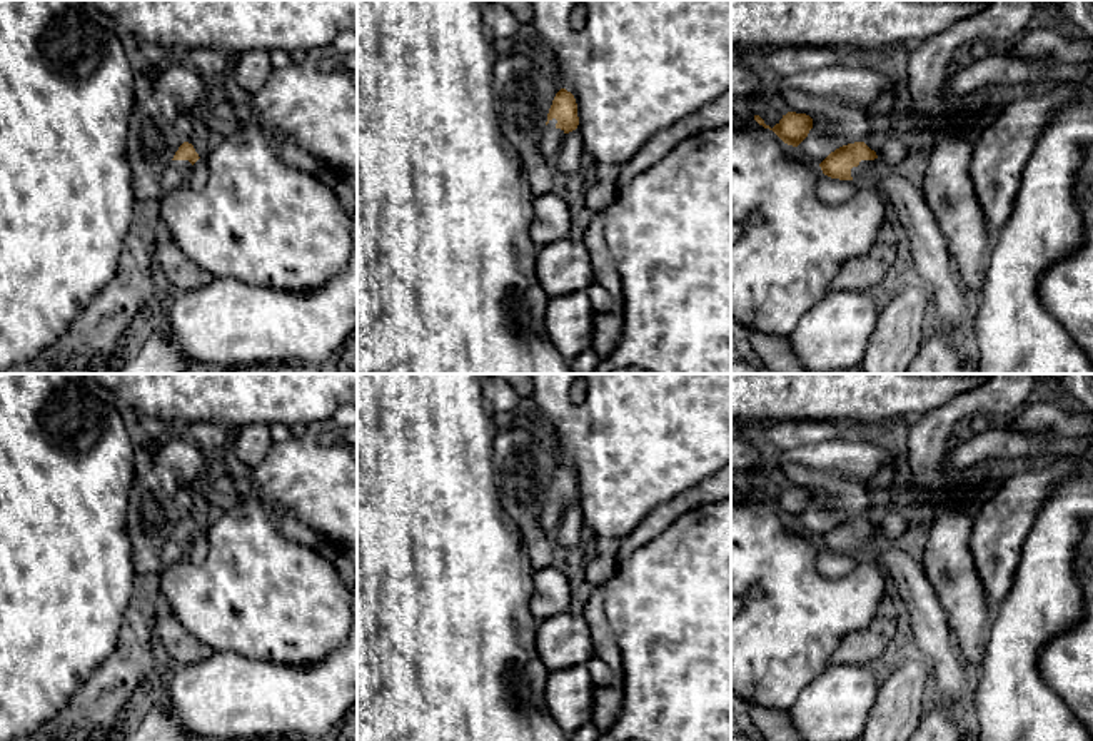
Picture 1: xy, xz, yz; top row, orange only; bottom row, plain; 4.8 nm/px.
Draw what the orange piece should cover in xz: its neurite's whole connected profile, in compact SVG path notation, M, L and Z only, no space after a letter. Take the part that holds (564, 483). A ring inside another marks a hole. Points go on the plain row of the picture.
M561 462L549 482L546 504L541 512L539 524L552 539L557 534L566 507L576 504L579 499L577 477L571 466Z

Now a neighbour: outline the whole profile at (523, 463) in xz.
M529 424L496 432L492 469L502 507L517 522L532 571L552 566L552 537L539 519L547 487L562 462L552 444L542 441Z

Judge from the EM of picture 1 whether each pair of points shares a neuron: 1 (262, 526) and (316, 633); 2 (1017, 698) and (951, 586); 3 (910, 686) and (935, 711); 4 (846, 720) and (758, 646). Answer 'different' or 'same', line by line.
1: same
2: different
3: different
4: different

